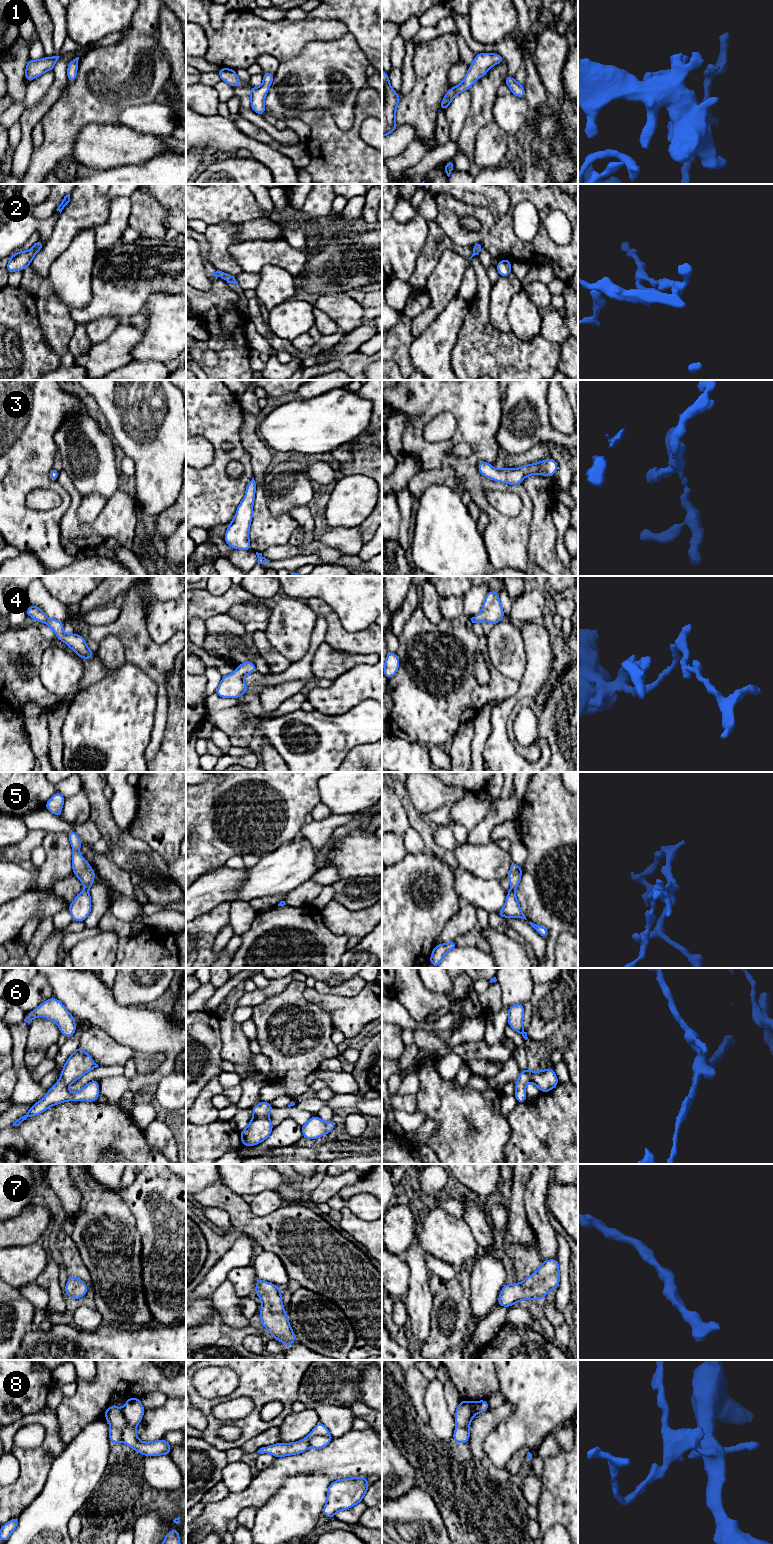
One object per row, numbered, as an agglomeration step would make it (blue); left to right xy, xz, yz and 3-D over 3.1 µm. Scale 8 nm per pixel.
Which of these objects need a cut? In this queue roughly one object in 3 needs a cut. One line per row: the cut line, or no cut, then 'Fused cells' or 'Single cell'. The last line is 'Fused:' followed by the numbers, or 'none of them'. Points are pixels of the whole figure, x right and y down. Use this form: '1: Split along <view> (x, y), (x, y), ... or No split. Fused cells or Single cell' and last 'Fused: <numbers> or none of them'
1: No split. Single cell
2: No split. Single cell
3: No split. Single cell
4: No split. Single cell
5: Split along yz (511, 889), (514, 891). Fused cells
6: No split. Single cell
7: No split. Single cell
8: Split along xz (330, 1435), (313, 1435), (309, 1440), (309, 1446). Fused cells
Fused: 5, 8

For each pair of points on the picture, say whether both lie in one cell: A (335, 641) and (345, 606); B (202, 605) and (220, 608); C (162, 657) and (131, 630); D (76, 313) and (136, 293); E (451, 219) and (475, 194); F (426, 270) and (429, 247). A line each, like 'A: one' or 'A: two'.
A: two
B: one
C: one
D: one
E: two
F: one

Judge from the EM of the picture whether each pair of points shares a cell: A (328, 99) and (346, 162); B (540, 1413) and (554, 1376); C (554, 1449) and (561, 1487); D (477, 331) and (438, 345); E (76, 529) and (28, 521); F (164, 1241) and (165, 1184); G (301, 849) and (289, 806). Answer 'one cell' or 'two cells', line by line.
A: two cells
B: one cell
C: two cells
D: two cells
E: two cells
F: one cell
G: two cells

